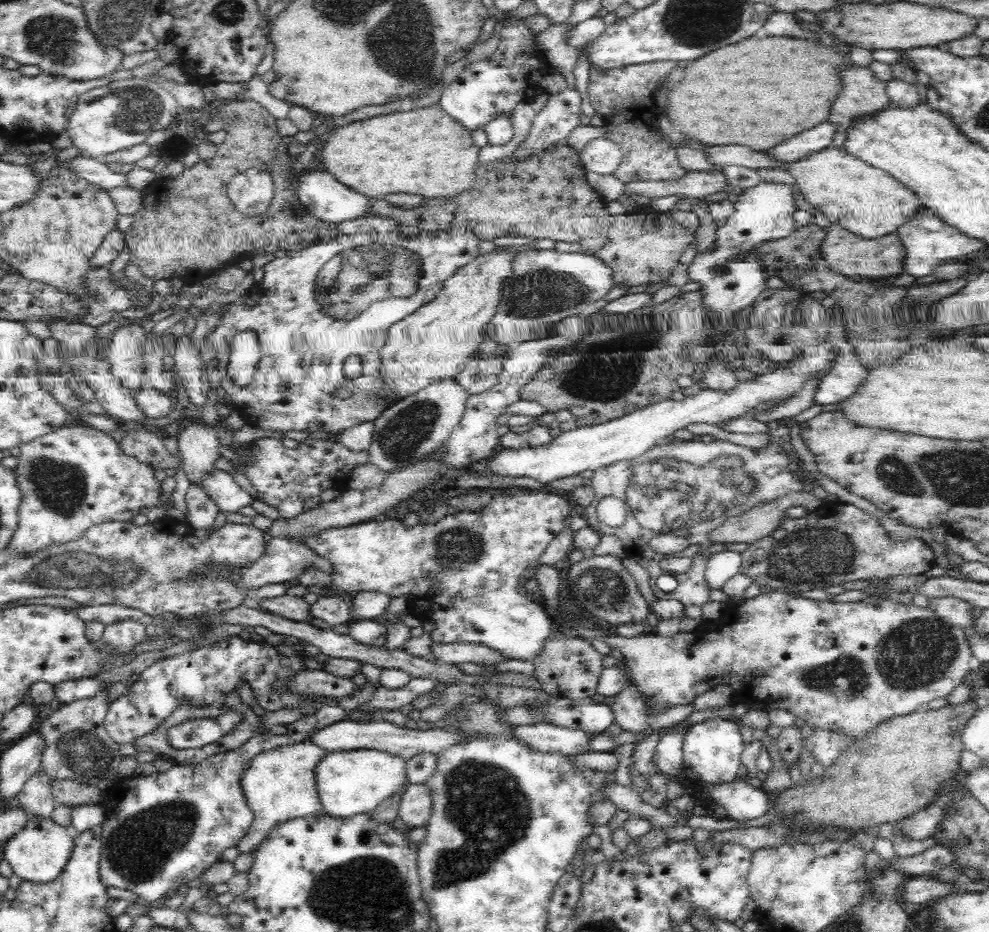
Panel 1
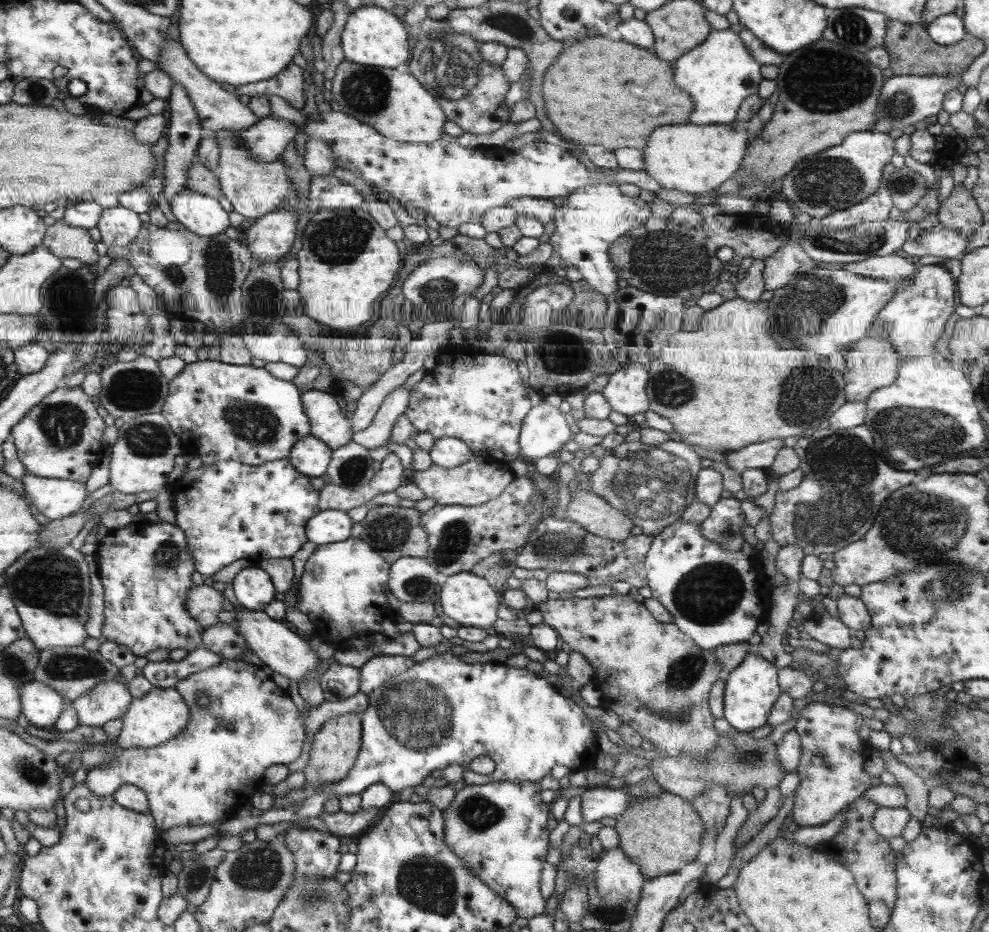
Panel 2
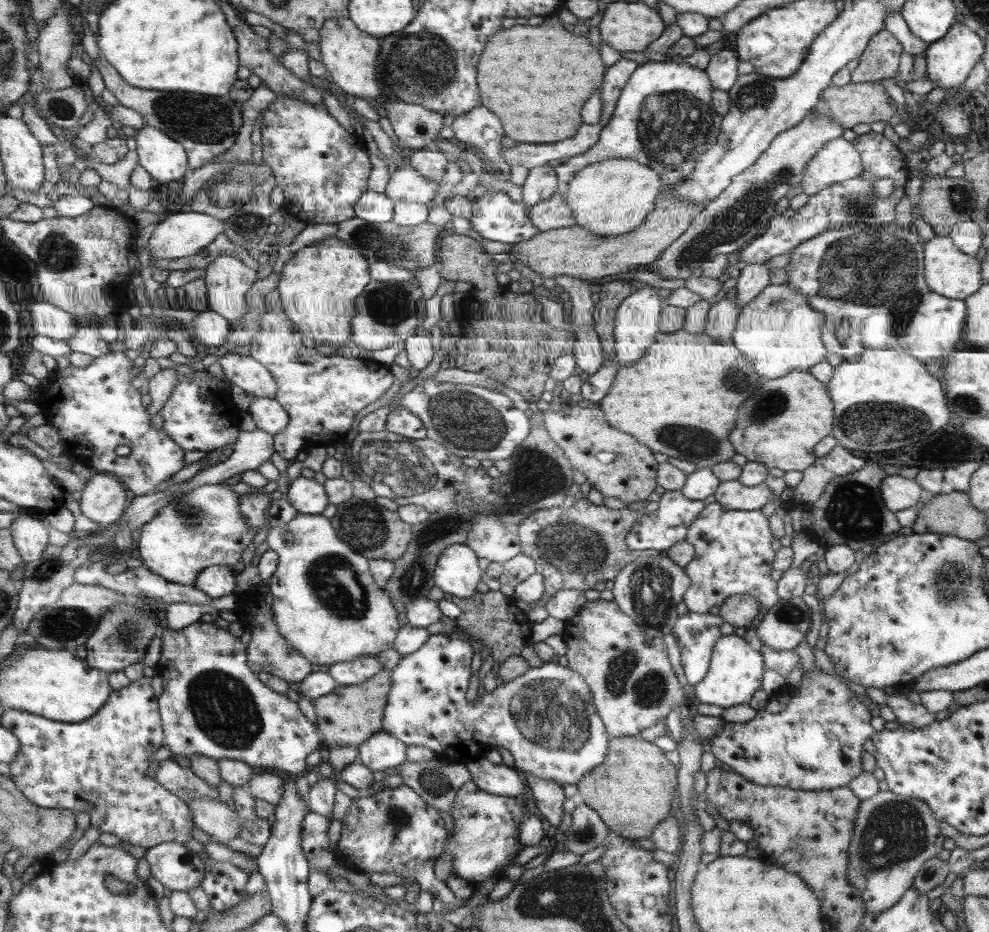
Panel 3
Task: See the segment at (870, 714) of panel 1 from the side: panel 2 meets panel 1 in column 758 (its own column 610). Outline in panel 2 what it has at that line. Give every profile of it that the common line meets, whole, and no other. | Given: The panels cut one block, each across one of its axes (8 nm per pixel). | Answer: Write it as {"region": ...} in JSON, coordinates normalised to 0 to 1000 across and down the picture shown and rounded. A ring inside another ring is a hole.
{"region":[[[635,637],[594,642],[578,639],[569,644],[553,642],[553,645],[542,647],[541,655],[547,658],[549,668],[552,668],[553,672],[564,680],[566,689],[575,692],[578,700],[587,702],[587,705],[599,715],[601,725],[599,726],[598,734],[608,742],[609,753],[607,758],[613,763],[619,762],[622,764],[630,777],[635,777],[648,792],[652,792],[652,794],[658,796],[662,802],[662,806],[670,808],[670,811],[673,812],[701,812],[715,810],[715,808],[725,799],[728,790],[725,788],[723,781],[721,781],[721,766],[716,758],[716,749],[719,736],[721,736],[729,723],[729,710],[721,703],[720,697],[710,697],[708,694],[705,694],[704,691],[700,689],[700,686],[696,685],[695,680],[689,678],[687,674],[679,668],[668,670],[668,667],[663,667],[662,663],[654,657],[649,647],[640,645]]]}

